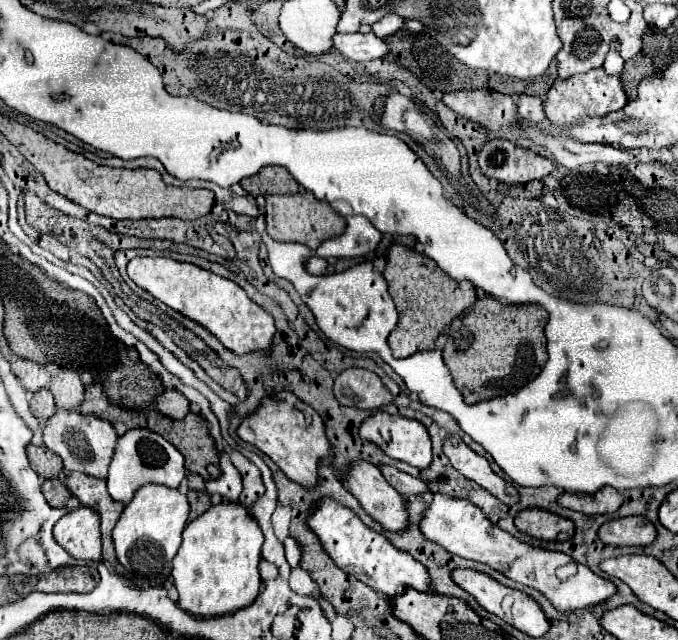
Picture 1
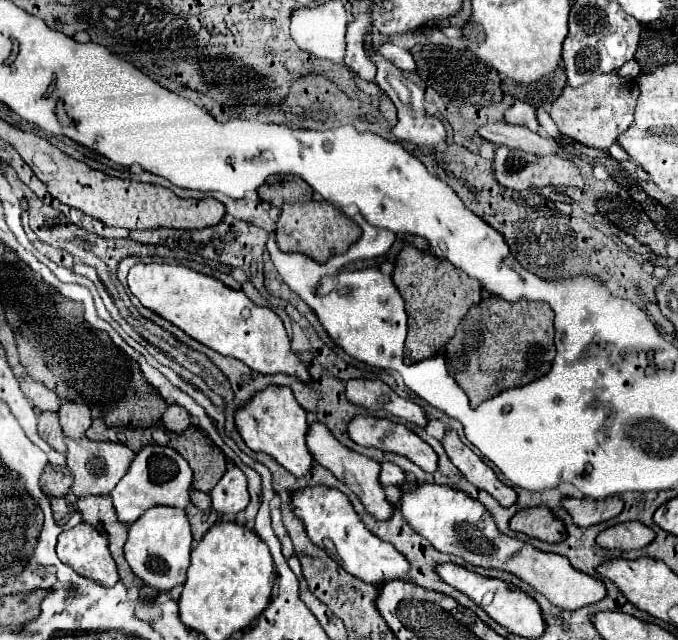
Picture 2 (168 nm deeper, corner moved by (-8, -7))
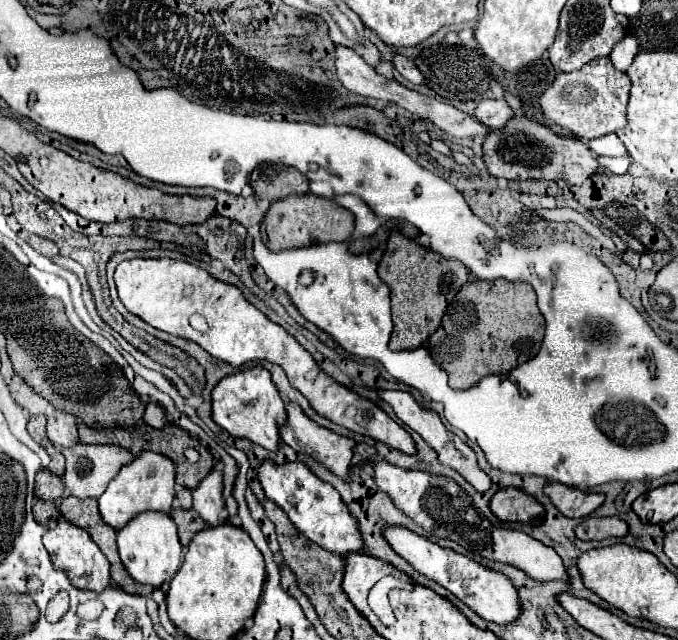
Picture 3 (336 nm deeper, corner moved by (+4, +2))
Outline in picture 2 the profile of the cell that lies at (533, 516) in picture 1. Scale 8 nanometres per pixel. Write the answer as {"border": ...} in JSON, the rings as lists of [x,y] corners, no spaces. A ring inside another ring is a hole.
{"border":[[[548,507],[520,509],[510,521],[510,529],[526,533],[542,541],[548,541],[548,543],[558,543],[566,539],[564,523],[556,519]]]}

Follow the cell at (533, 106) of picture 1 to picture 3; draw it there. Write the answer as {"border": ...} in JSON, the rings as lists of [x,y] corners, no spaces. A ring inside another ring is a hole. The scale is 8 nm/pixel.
{"border":[[[486,98],[476,106],[474,116],[490,128],[504,128],[504,124],[508,124],[516,114],[504,98],[500,98],[500,100],[488,100]]]}

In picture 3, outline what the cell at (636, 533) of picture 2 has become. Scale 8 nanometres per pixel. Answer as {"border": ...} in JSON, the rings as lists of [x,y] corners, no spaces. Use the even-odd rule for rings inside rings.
{"border":[[[584,518],[578,528],[576,536],[580,540],[604,540],[604,538],[622,538],[628,534],[628,524],[620,518]]]}

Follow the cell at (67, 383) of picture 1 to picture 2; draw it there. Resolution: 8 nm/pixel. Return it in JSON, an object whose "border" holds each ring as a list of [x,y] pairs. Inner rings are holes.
{"border":[[[64,403],[58,411],[58,417],[60,417],[62,433],[68,439],[82,439],[86,429],[92,423],[90,409],[86,405],[78,405],[78,403]]]}

